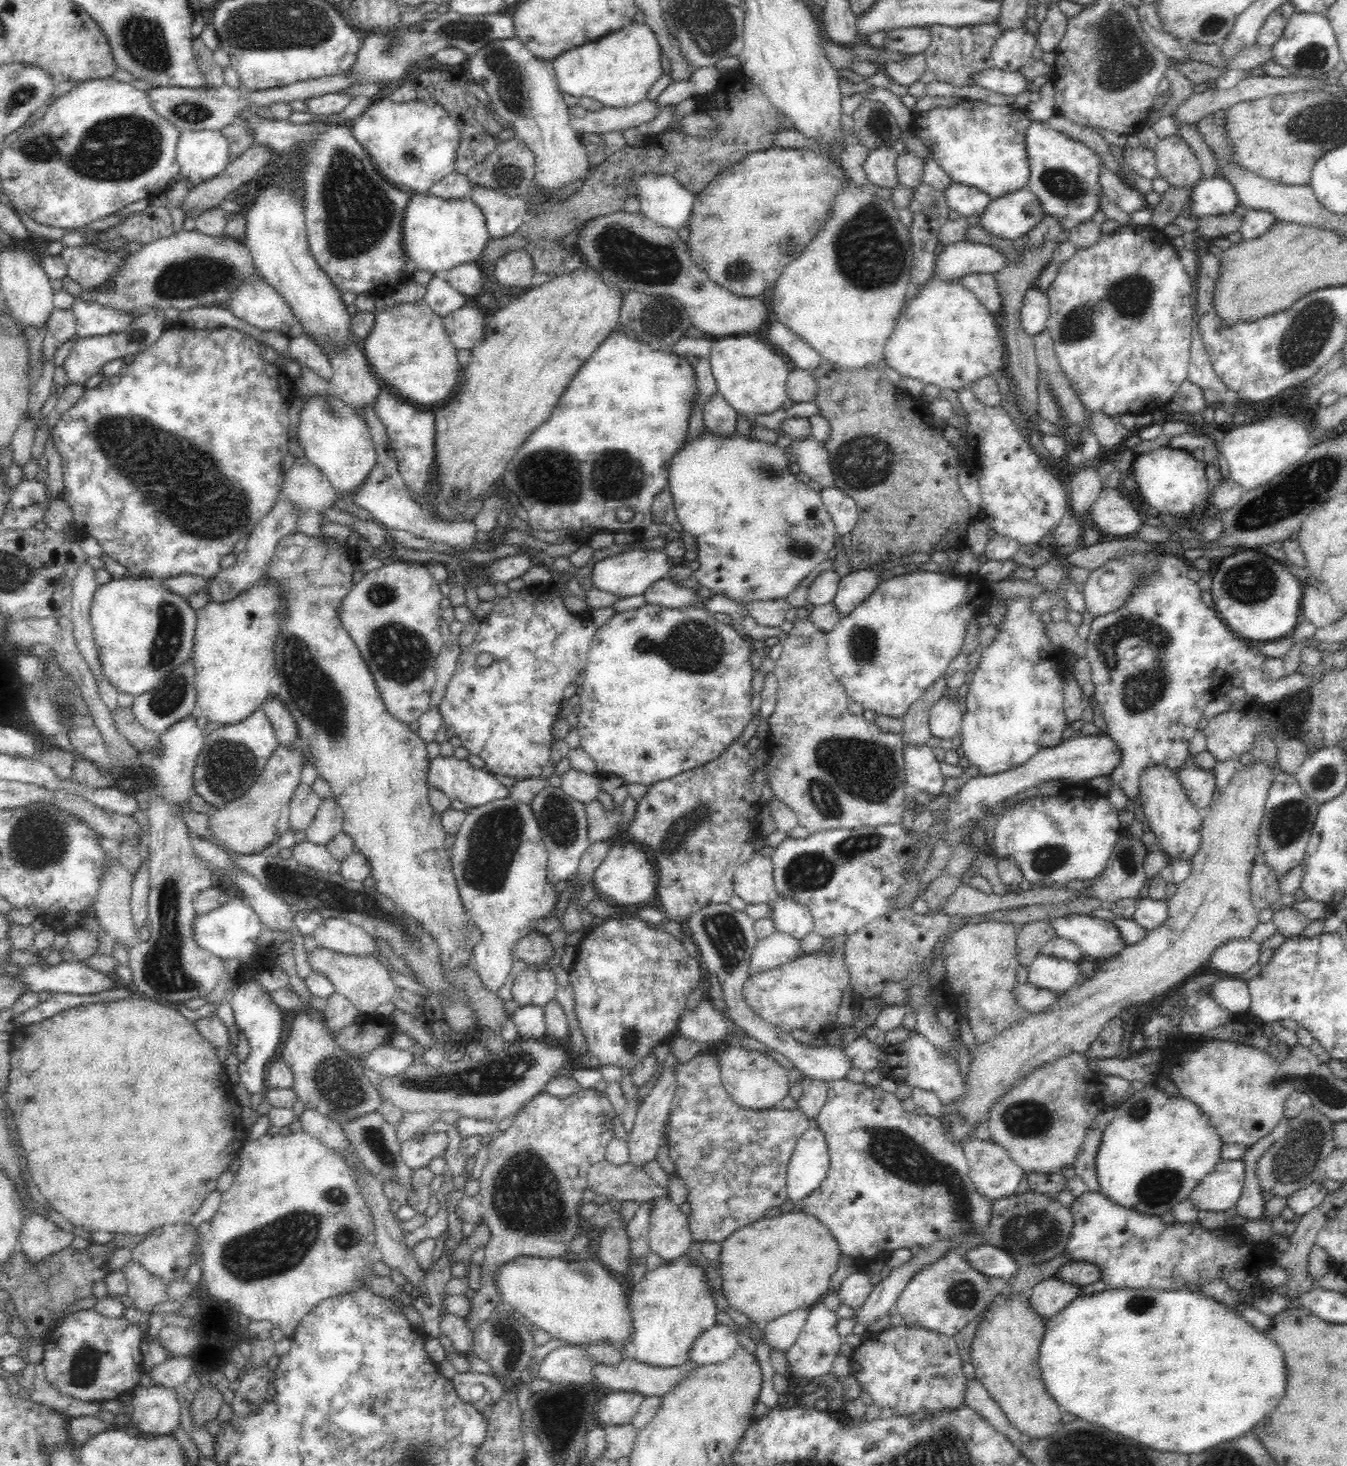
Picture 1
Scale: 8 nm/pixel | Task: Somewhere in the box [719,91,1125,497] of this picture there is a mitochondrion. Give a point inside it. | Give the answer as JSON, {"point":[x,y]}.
{"point":[867,242]}

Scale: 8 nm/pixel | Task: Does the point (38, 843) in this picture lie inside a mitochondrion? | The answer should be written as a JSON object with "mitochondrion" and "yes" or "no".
{"mitochondrion":"yes"}

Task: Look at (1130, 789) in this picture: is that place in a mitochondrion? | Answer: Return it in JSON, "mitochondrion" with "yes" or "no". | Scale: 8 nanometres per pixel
{"mitochondrion":"no"}

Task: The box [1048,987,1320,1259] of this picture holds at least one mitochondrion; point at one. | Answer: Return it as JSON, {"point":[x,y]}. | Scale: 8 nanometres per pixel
{"point":[1159,1189]}

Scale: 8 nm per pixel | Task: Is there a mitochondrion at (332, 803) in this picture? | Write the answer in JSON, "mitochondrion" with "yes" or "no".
{"mitochondrion":"no"}

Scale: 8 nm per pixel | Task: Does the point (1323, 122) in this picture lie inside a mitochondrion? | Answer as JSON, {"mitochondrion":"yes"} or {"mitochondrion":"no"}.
{"mitochondrion":"yes"}

